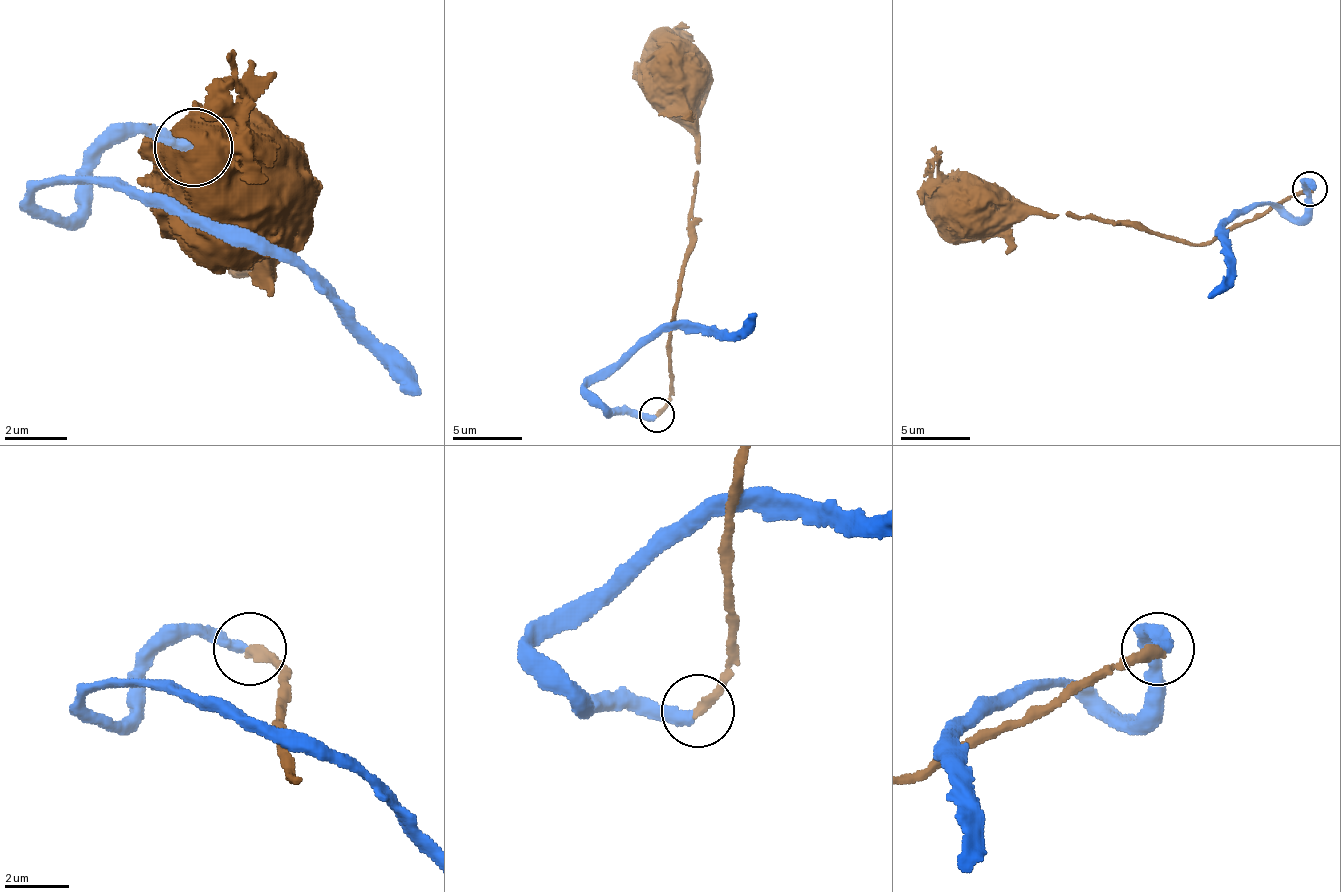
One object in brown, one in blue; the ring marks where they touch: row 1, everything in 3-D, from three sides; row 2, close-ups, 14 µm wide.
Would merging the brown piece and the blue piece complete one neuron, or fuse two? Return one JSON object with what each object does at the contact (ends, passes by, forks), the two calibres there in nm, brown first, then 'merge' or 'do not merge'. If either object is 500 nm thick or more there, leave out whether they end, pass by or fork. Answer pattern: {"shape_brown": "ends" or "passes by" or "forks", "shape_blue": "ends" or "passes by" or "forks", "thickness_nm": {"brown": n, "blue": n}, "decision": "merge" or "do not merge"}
{"shape_brown": "ends", "shape_blue": "ends", "thickness_nm": {"brown": 340, "blue": 320}, "decision": "do not merge"}

